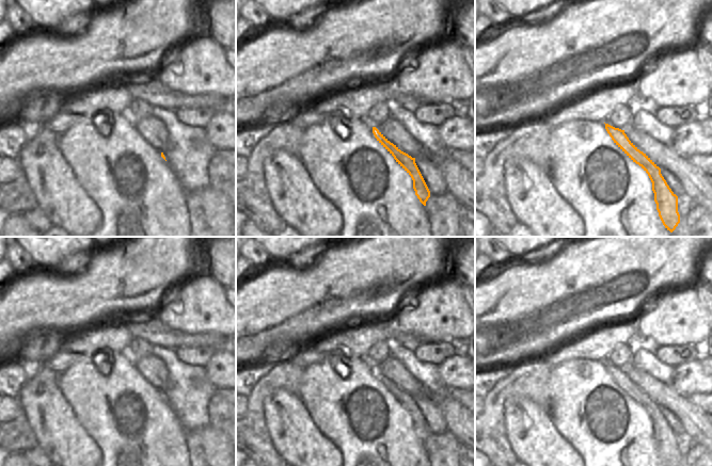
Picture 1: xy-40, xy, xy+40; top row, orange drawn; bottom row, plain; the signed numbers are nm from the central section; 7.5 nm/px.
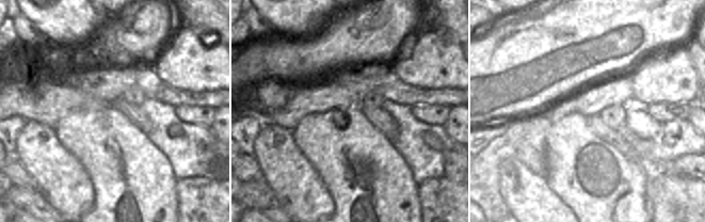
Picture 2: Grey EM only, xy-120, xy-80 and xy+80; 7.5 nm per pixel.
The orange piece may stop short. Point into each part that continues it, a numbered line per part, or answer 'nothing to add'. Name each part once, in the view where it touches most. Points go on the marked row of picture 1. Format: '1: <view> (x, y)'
nothing to add

